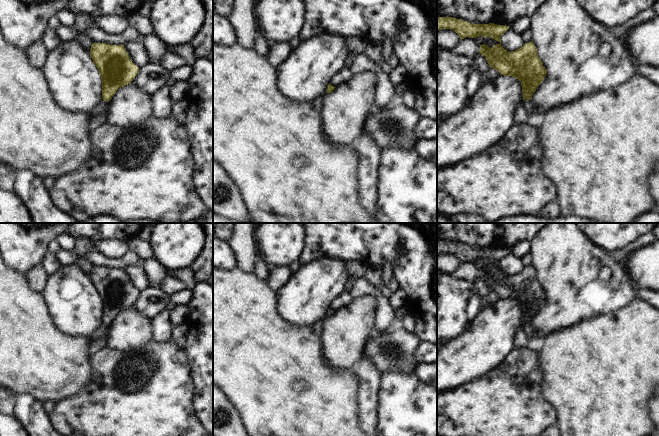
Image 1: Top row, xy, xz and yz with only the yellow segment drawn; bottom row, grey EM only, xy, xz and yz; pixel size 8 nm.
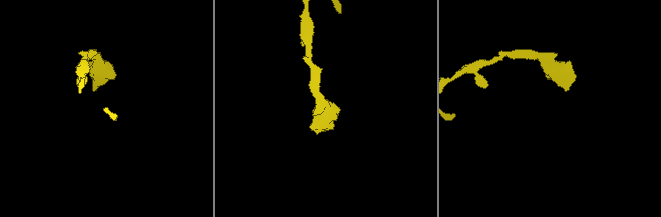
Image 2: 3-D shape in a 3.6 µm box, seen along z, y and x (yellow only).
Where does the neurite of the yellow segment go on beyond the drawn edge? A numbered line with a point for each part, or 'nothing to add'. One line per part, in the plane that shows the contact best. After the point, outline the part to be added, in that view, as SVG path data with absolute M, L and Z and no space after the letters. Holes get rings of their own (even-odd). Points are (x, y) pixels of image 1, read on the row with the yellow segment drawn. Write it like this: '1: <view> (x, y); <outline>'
1: yz (531, 109); M526 100L523 102L524 105L525 105L525 108L527 110L527 113L528 115L535 115L537 113L543 113L541 112L538 108L536 108L534 105L533 105L533 102L532 100Z

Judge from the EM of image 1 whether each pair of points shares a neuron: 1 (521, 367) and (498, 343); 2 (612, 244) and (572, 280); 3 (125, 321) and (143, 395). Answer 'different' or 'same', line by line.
1: different
2: different
3: different

